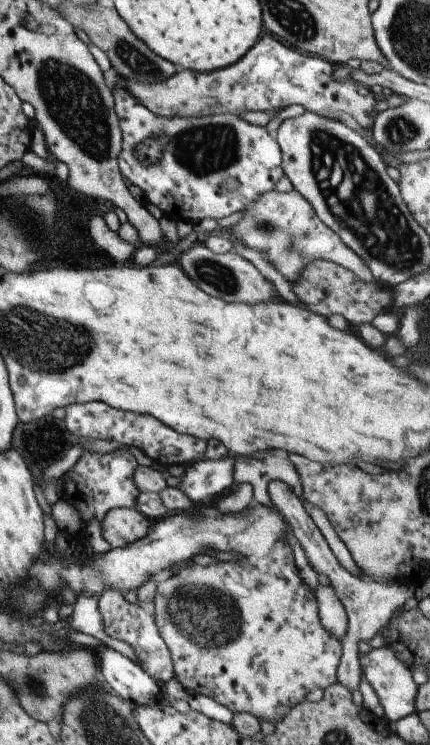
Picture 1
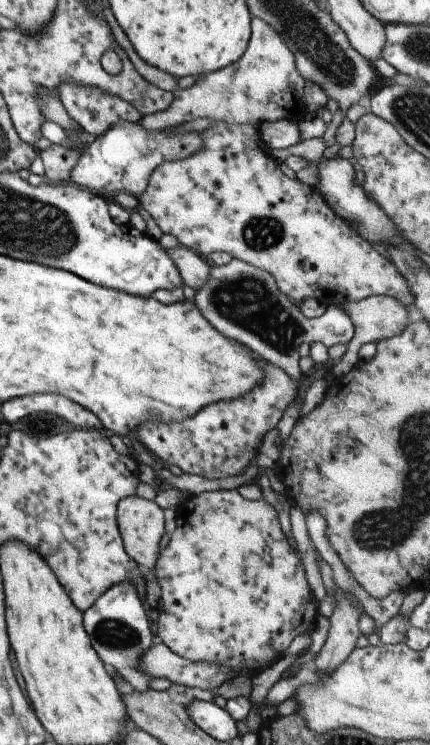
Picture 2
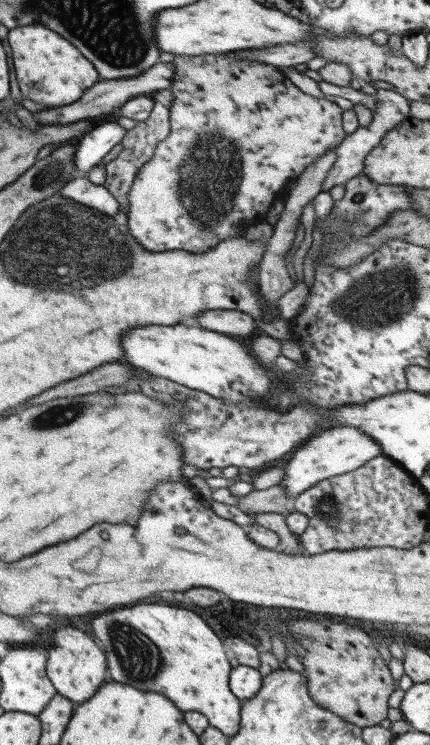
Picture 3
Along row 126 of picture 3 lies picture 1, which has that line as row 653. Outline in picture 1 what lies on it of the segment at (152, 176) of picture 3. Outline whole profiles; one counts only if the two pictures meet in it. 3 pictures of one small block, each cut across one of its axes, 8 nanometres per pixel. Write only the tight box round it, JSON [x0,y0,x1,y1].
[150,540,343,723]

